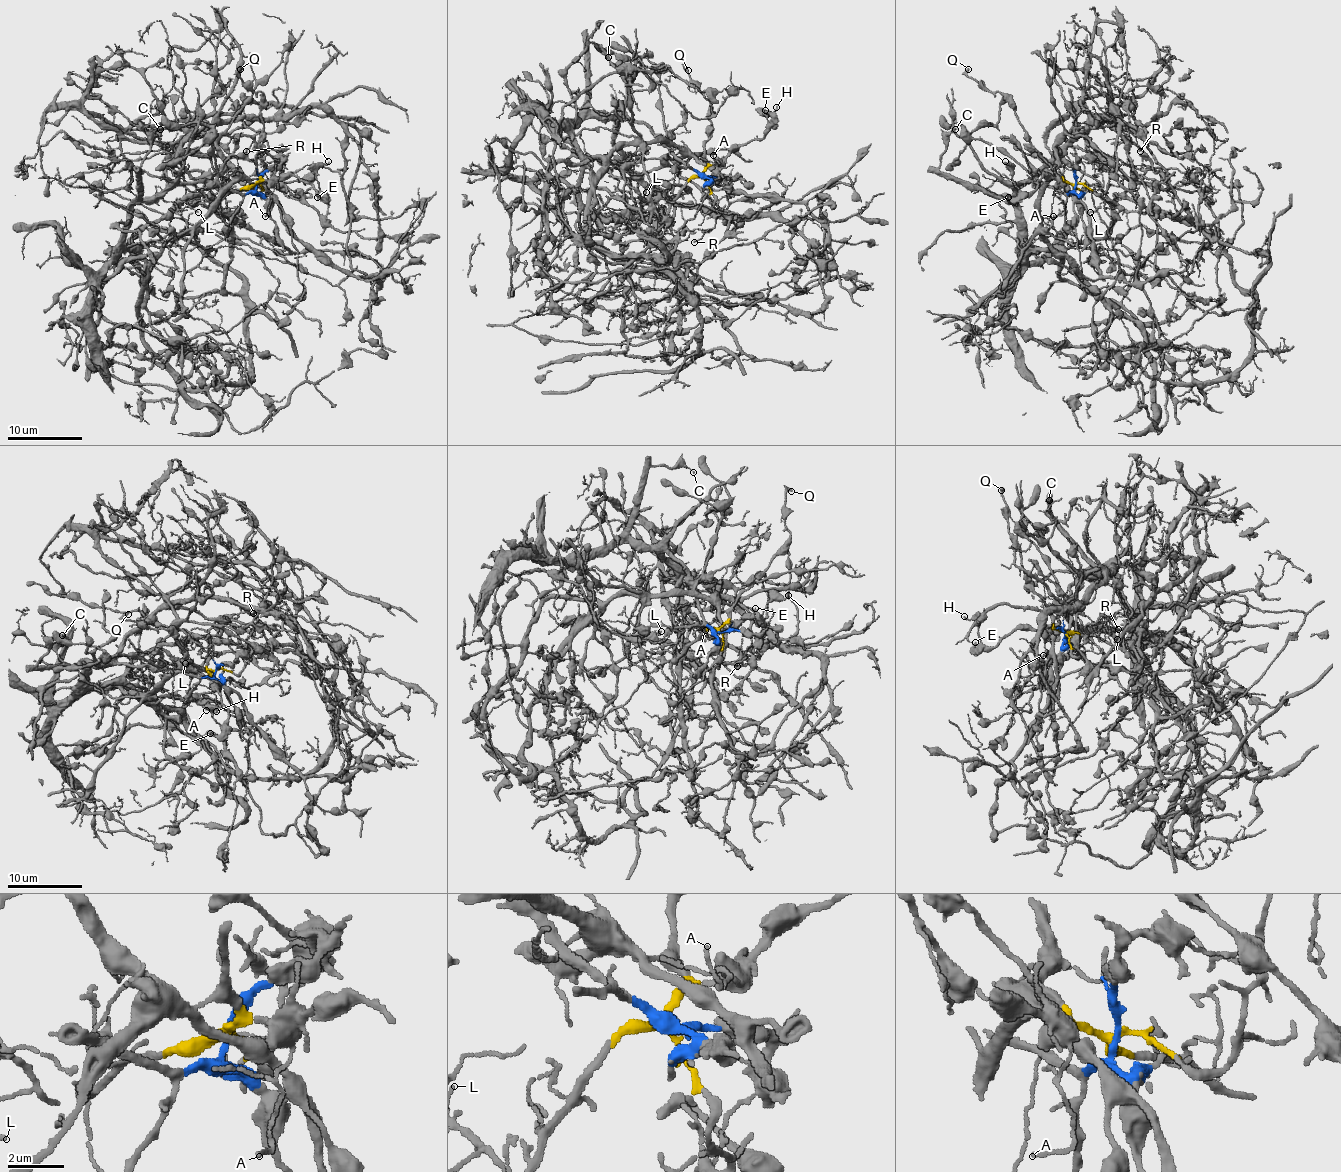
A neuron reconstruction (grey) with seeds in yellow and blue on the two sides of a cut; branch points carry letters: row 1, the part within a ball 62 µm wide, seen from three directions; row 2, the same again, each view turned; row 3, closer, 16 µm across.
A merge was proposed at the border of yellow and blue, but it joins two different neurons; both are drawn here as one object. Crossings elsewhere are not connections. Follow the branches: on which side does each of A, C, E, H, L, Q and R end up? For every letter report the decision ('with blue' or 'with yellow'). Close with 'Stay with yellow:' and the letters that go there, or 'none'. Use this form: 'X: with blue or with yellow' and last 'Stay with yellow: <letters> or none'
A: with yellow
C: with blue
E: with yellow
H: with yellow
L: with blue
Q: with yellow
R: with yellow
Stay with yellow: A, E, H, Q, R

